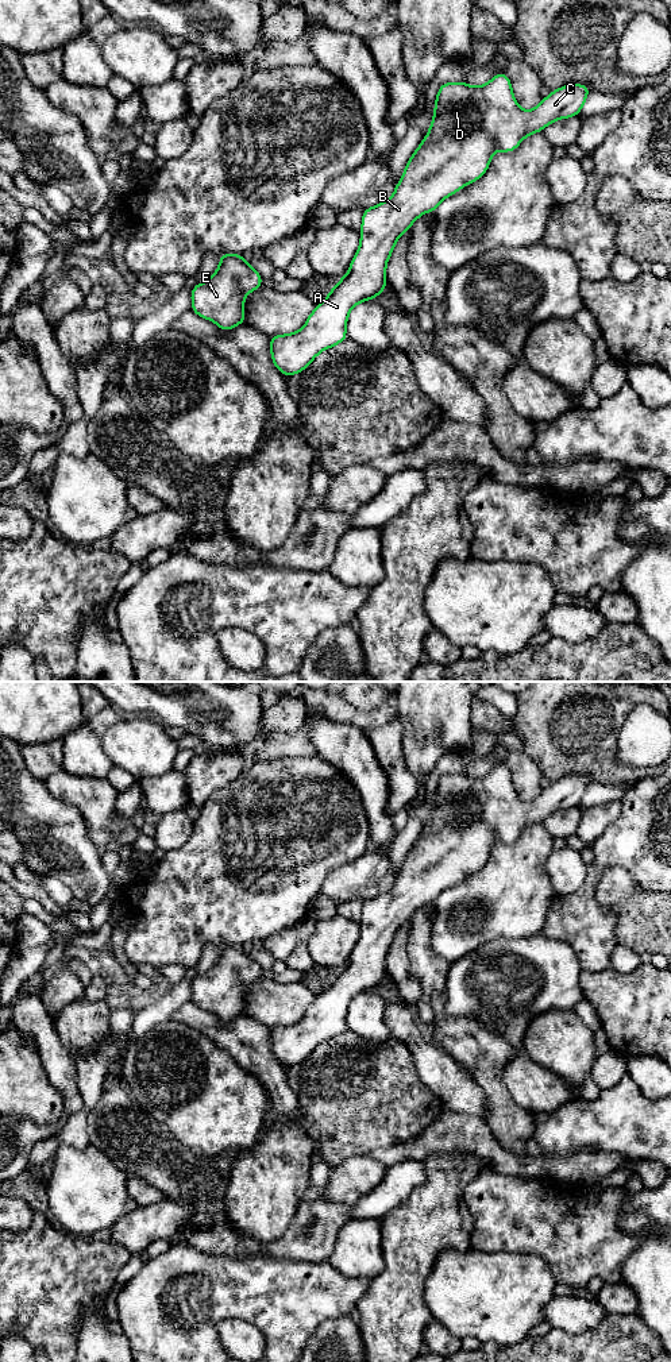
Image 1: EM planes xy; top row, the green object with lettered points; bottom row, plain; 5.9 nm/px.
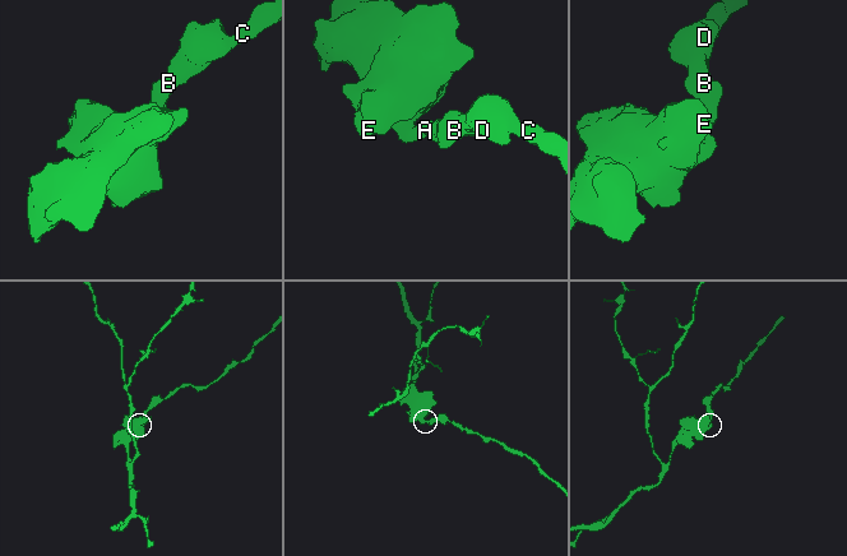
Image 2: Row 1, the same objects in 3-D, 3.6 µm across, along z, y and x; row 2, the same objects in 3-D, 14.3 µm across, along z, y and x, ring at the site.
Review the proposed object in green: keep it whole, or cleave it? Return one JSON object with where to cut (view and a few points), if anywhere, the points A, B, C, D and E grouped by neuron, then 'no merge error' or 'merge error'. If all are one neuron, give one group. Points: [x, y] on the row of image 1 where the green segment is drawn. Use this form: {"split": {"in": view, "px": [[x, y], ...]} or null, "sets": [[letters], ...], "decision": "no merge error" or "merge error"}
{"split": null, "sets": [["A", "B", "C", "D", "E"]], "decision": "no merge error"}

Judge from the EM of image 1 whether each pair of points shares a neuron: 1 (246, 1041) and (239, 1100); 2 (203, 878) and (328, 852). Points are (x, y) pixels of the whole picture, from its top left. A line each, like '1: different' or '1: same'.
1: different
2: same

